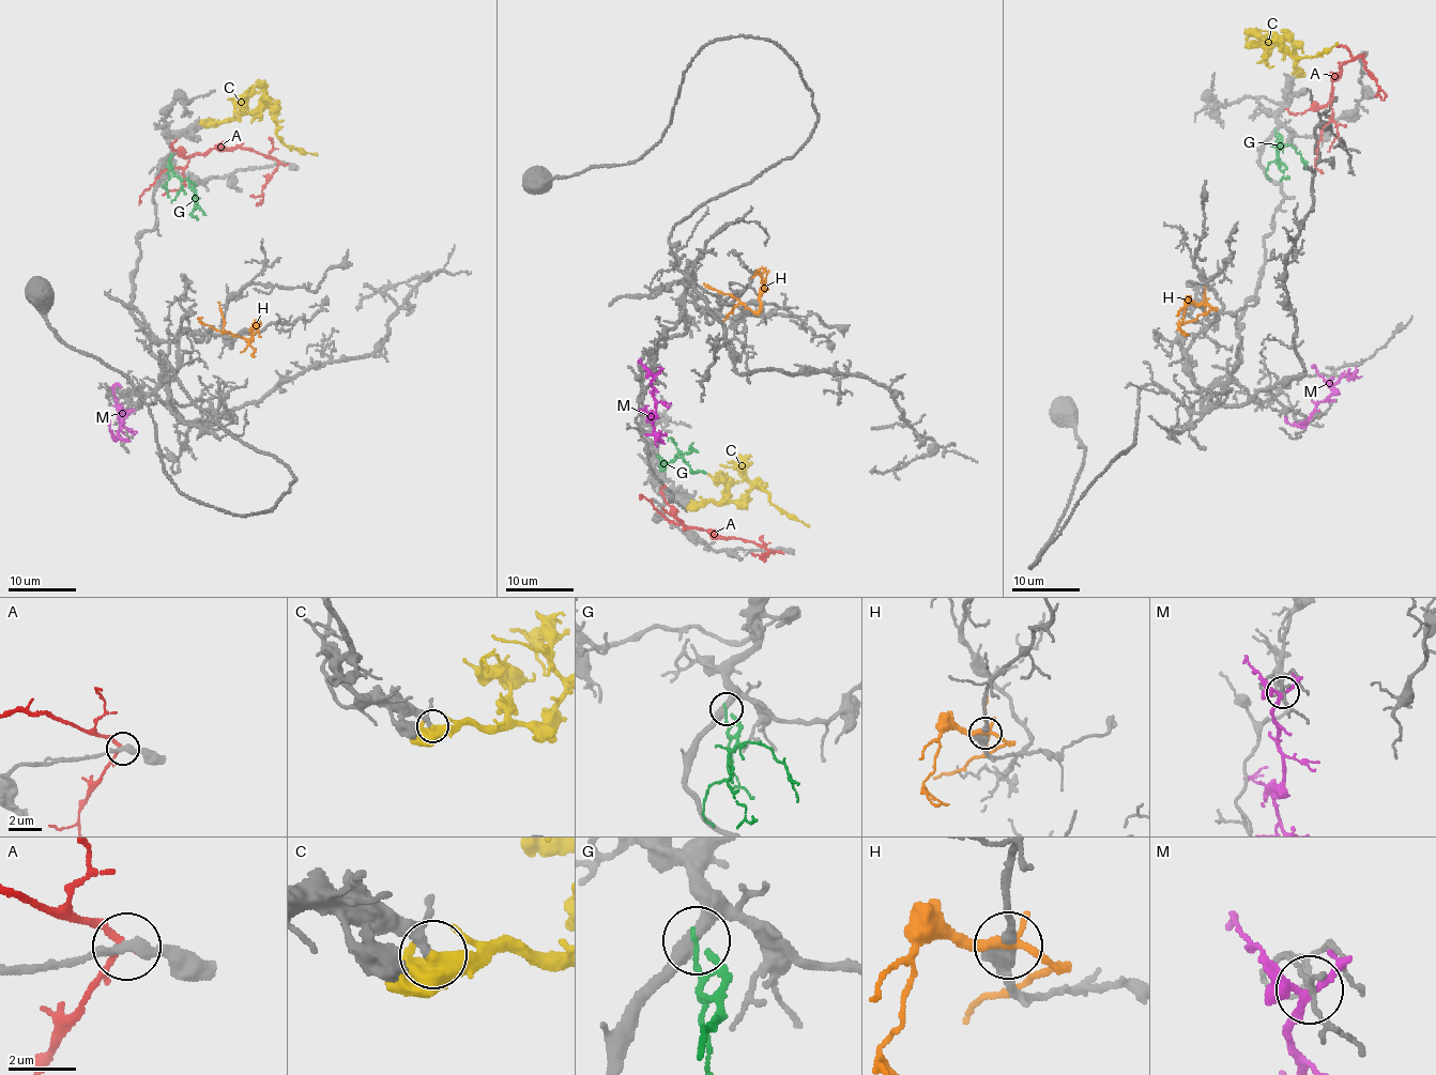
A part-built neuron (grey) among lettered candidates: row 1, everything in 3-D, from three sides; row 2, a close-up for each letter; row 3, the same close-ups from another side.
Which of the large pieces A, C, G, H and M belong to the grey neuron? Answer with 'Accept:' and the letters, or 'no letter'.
Accept: C

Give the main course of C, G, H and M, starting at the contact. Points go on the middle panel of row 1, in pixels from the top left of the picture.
C: (696, 502), (741, 500), (759, 485), (775, 506), (809, 526)
G: (661, 467), (661, 463), (665, 465), (691, 450), (691, 447), (698, 451)
H: (760, 303), (760, 309), (751, 311), (738, 300), (703, 282)
M: (654, 373), (651, 383), (656, 405), (651, 415), (640, 411), (648, 405)

